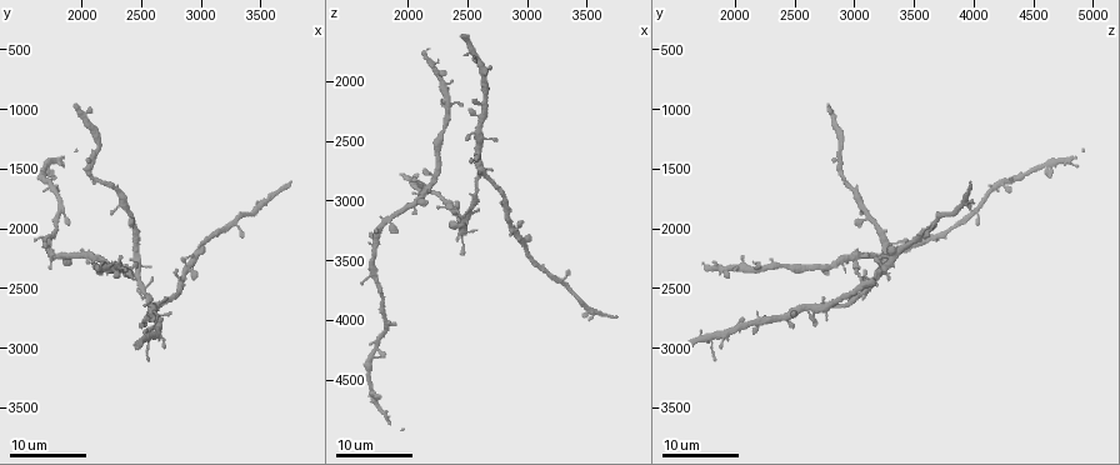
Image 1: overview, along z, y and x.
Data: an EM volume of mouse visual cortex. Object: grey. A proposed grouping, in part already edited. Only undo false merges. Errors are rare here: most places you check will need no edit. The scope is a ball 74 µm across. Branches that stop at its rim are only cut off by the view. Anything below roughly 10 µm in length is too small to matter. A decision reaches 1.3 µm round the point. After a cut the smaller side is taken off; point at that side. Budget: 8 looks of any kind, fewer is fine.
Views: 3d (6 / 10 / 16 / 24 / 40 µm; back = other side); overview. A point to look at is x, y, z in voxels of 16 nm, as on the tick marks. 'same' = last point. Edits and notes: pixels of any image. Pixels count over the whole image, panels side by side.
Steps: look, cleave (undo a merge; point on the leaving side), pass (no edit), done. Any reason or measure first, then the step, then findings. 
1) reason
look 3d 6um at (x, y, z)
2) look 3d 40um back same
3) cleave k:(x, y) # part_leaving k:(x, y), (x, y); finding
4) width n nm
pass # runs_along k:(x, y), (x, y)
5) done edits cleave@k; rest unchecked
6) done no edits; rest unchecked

arms part here
look 3d 24um at (2120, 2240, 2940)

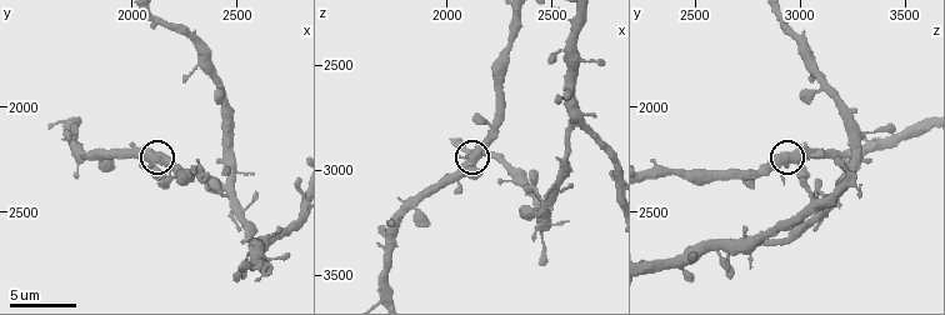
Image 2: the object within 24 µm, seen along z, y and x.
look 3d 6um at (2090, 2240, 2960)

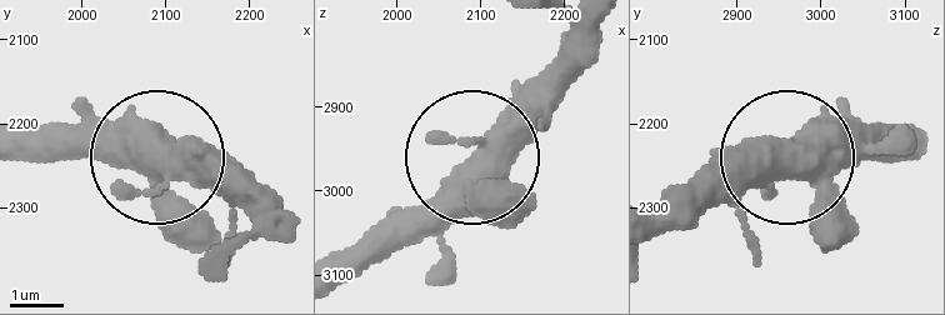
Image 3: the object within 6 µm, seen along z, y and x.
width 470 nm
pass # all the same neuron

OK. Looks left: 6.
arms part here
look 3d 6um at (2490, 2450, 3160)

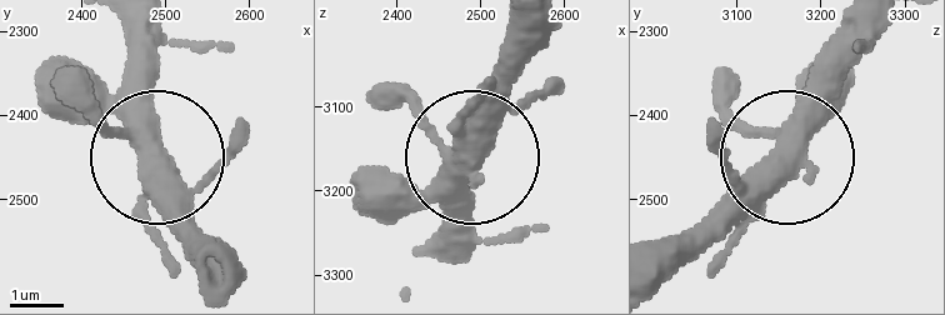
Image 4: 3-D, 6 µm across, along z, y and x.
side_arm 30 um; arms 3
pass # continuous, no second neuron

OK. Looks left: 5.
side arm on a straight run
look 3d 10um at (2640, 2650, 2780)

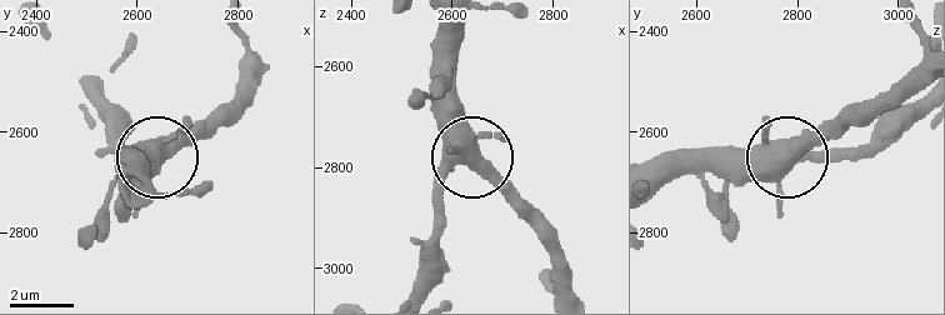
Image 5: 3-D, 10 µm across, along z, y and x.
side_arm 21 um; arms 3
pass # continuous, no second neuron

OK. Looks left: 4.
three arms meet
look 3d 24um at (2080, 1560, 2880)

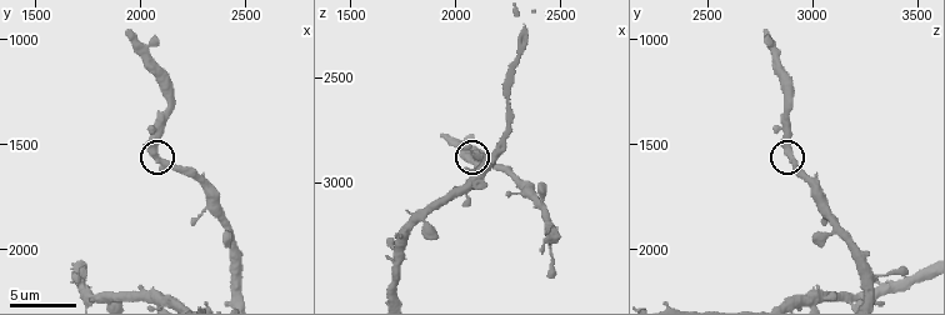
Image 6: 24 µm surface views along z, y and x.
look 3d 10um at (2080, 1540, 2900)

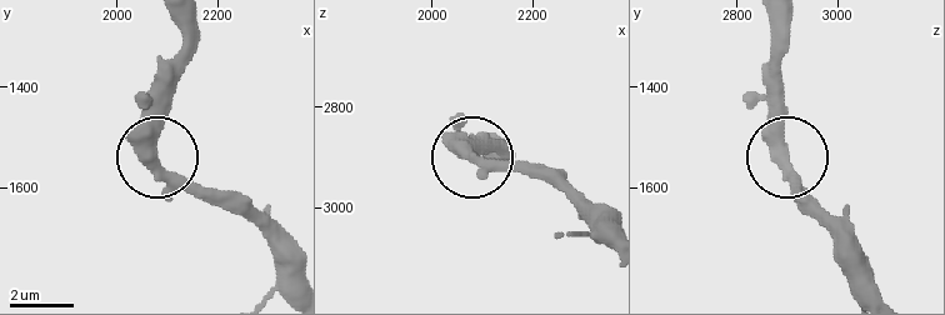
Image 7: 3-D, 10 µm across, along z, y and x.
arms 3
pass # continuous, no second neuron

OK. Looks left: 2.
done no edits; rest unchecked

